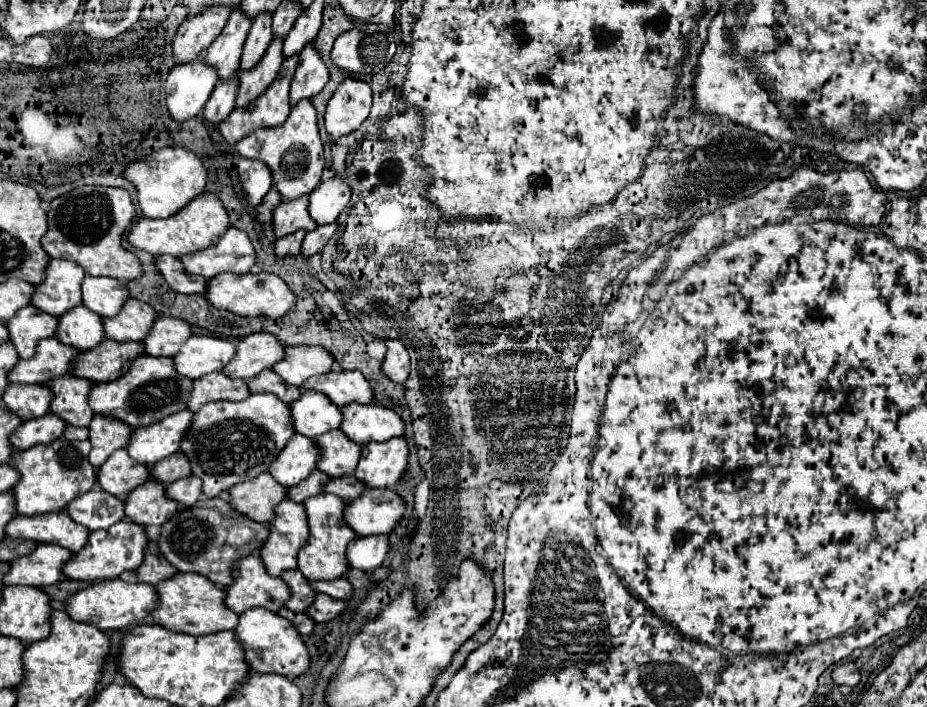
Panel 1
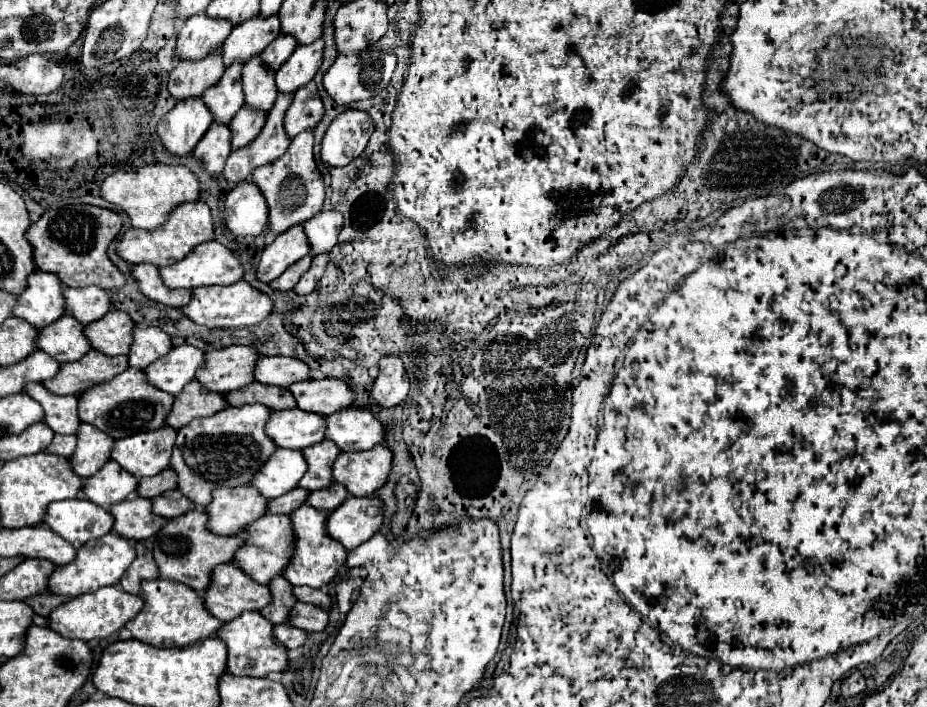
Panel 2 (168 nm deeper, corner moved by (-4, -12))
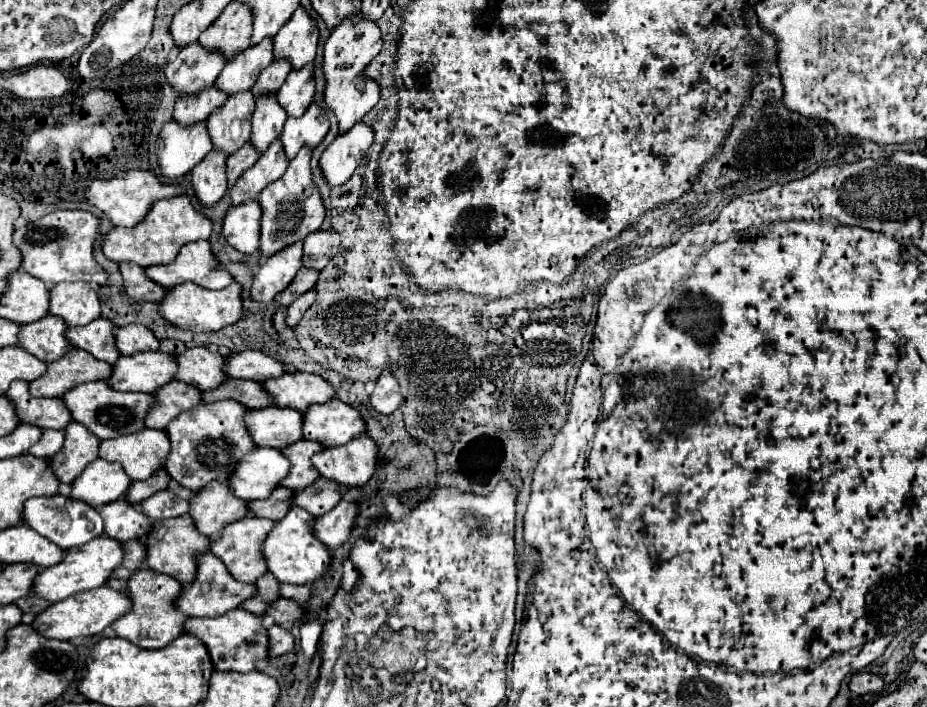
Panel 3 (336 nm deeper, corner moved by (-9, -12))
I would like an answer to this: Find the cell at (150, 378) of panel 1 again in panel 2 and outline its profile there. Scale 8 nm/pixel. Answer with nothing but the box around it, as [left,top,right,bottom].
[79,368,175,440]

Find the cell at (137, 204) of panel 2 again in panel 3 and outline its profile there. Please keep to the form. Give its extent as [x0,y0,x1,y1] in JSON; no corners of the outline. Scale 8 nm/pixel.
[84,170,184,226]

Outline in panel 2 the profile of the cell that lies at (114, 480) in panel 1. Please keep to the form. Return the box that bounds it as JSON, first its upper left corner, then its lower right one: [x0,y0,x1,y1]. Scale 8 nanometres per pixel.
[83,460,139,508]

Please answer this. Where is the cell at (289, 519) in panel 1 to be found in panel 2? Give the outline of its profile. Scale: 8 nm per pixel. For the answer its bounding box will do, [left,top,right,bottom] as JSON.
[235,514,295,584]

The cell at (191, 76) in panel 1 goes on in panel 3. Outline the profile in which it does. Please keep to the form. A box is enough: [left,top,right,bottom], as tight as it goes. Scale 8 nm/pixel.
[156,120,212,178]

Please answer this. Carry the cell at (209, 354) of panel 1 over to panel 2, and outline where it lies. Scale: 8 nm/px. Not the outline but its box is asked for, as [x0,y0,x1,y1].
[145,346,205,396]

